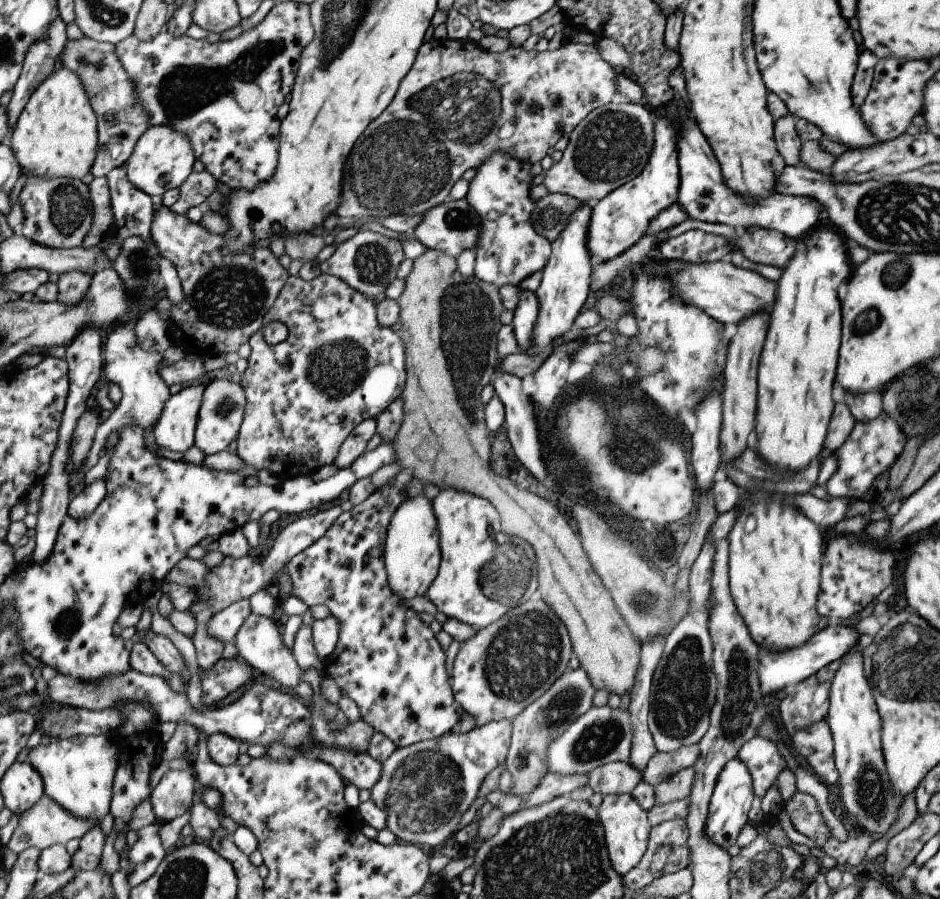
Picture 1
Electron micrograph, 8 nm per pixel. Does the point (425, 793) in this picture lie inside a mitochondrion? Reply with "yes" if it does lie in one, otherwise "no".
yes

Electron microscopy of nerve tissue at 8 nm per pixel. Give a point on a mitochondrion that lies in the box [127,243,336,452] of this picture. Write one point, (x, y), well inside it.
(230, 296)

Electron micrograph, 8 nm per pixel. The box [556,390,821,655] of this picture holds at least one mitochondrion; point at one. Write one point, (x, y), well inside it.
(644, 455)

